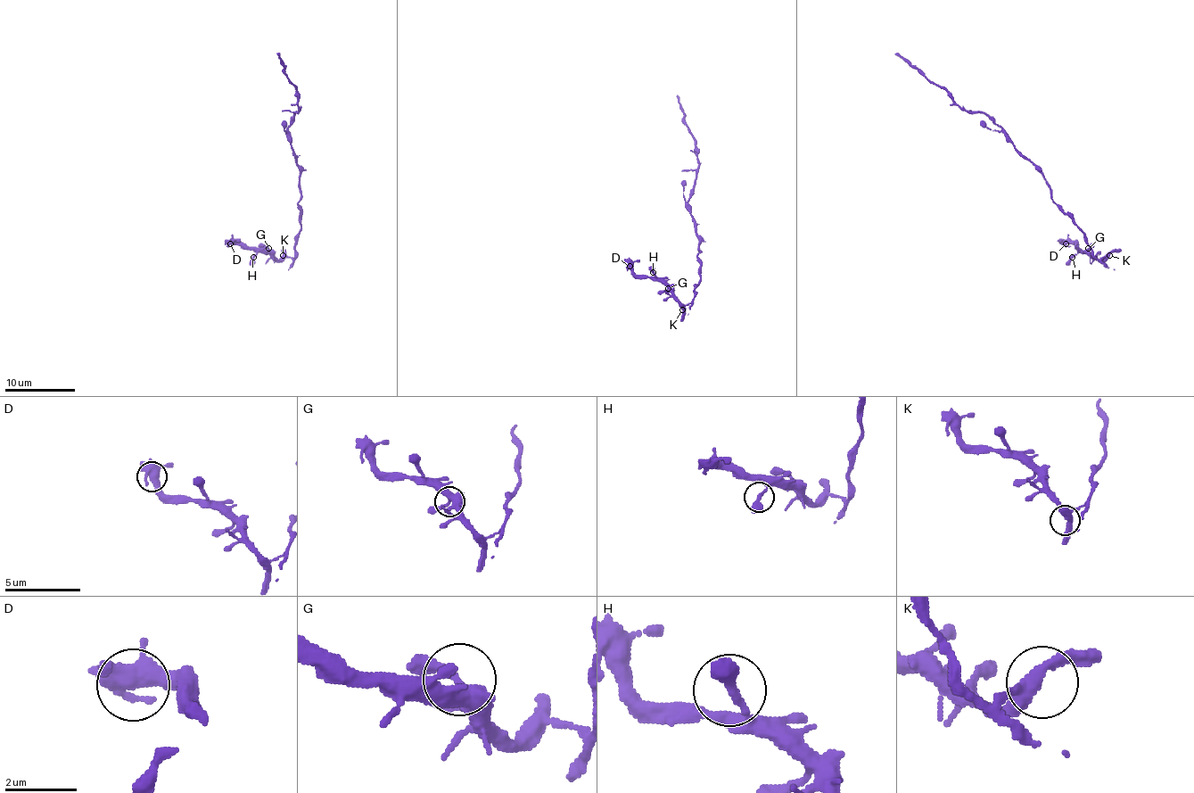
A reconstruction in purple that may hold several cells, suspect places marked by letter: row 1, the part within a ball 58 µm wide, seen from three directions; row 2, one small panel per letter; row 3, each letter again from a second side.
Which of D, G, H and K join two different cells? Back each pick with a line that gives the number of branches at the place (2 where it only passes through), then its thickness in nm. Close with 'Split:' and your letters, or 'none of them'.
Split: none of them

